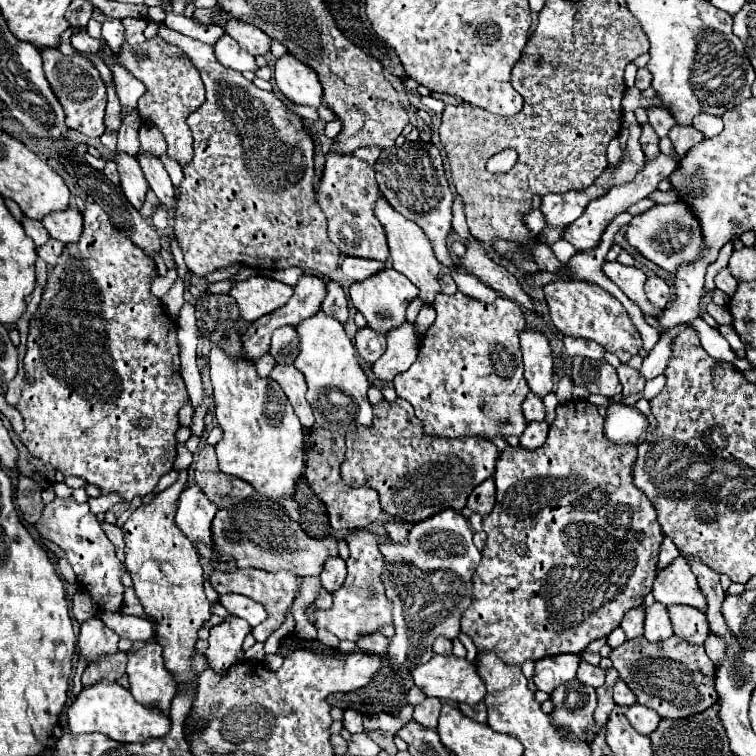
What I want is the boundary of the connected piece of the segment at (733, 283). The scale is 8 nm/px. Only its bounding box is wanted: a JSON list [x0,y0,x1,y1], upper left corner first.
[716,267,738,297]

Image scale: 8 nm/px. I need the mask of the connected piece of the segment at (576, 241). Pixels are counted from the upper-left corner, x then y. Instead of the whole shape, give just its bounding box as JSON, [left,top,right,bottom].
[562,155,678,251]

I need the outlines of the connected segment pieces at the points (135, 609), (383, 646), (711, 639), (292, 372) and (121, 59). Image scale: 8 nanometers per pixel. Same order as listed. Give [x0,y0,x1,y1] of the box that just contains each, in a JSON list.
[[122,587,150,619],[356,633,390,657],[704,635,726,667],[270,365,314,427],[116,17,204,167]]

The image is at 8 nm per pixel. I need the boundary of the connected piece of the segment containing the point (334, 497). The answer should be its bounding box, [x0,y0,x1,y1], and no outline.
[306,429,382,531]

